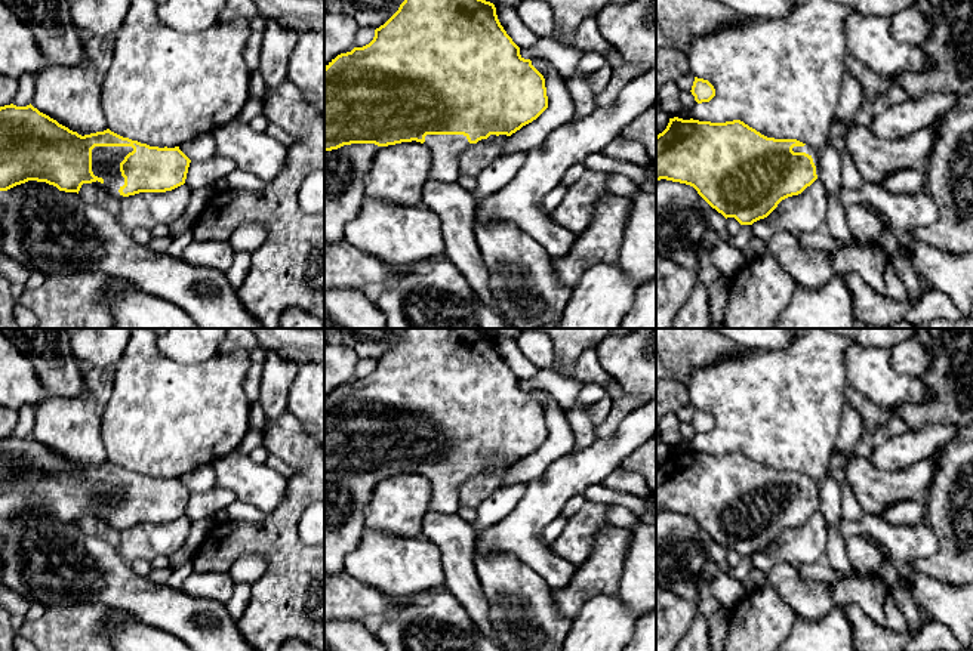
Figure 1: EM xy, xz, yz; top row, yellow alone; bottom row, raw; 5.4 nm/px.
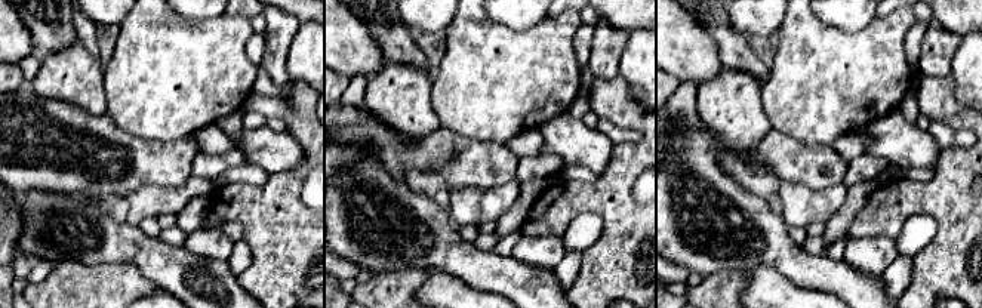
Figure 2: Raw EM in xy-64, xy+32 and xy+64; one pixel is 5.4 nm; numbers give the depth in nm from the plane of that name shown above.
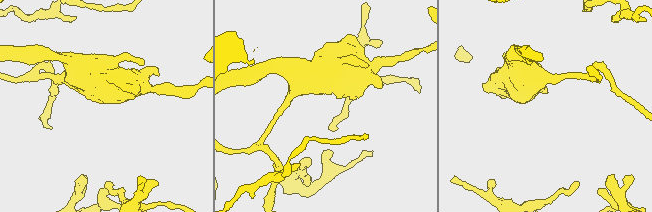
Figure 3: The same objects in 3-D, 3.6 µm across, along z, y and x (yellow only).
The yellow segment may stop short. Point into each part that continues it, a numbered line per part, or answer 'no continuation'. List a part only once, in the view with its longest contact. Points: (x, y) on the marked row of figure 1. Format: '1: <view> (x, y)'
1: xy (105, 160)

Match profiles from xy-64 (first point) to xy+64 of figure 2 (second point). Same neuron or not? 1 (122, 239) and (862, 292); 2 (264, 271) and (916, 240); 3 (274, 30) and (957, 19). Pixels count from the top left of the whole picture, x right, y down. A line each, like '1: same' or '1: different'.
1: same
2: different
3: different

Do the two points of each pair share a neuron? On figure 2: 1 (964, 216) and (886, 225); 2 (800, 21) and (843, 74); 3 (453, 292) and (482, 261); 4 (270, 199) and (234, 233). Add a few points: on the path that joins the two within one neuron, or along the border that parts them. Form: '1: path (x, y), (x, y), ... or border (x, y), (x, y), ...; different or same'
1: path (945, 205), (905, 206); same
2: path (803, 34), (830, 61); same
3: border (431, 267), (446, 271), (474, 288), (492, 292); different
4: border (215, 225), (221, 221), (237, 221), (245, 239); different

